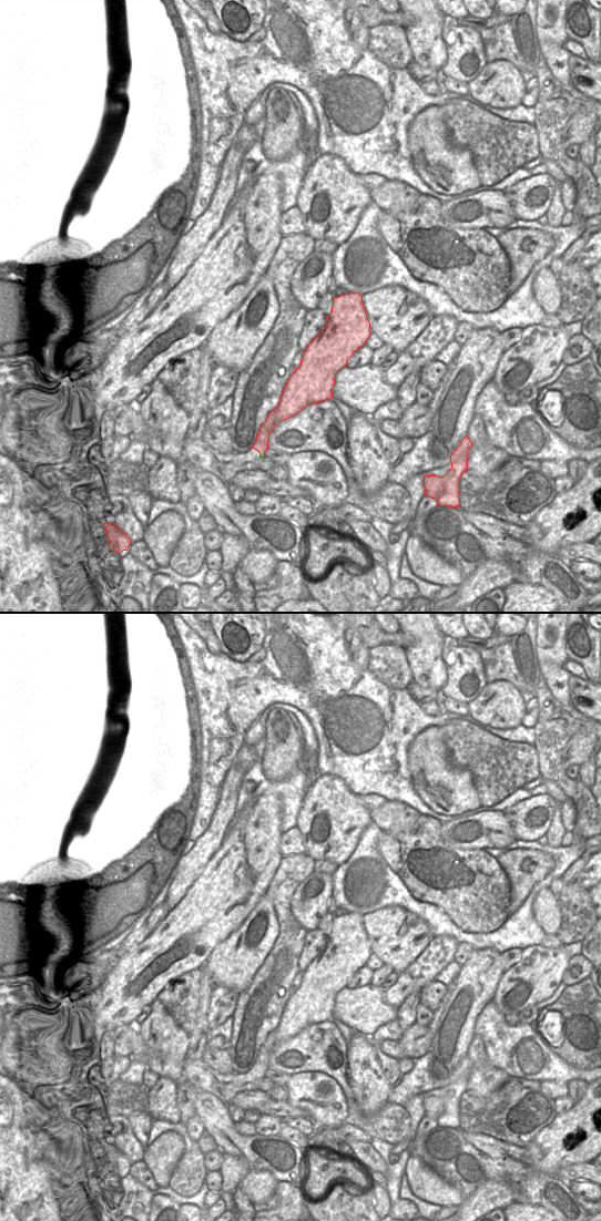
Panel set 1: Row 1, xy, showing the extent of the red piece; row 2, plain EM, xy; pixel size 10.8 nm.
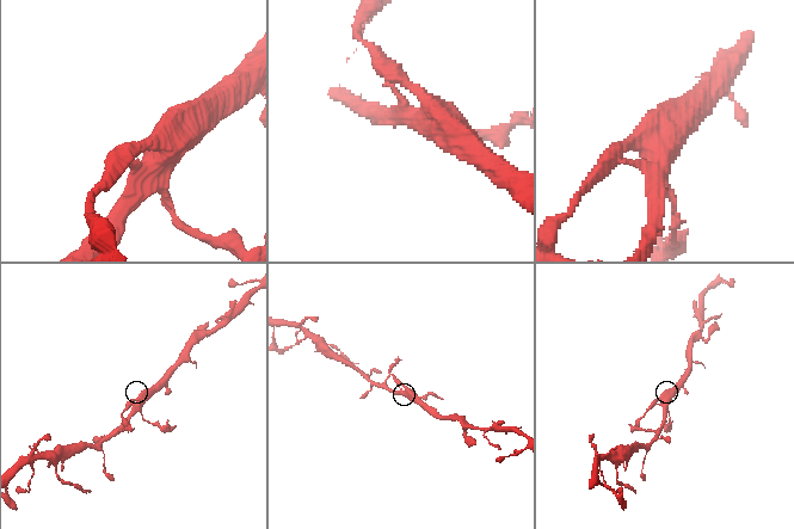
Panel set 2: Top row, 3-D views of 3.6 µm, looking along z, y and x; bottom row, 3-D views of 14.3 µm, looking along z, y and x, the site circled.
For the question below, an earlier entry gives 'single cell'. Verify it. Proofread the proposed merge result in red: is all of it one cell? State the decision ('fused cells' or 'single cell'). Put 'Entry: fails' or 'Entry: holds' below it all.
fused cells
Entry: fails

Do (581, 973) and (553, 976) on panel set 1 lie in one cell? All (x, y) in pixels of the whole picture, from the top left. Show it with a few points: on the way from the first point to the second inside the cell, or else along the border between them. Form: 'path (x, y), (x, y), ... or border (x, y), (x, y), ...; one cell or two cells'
border (571, 957), (561, 981); two cells

